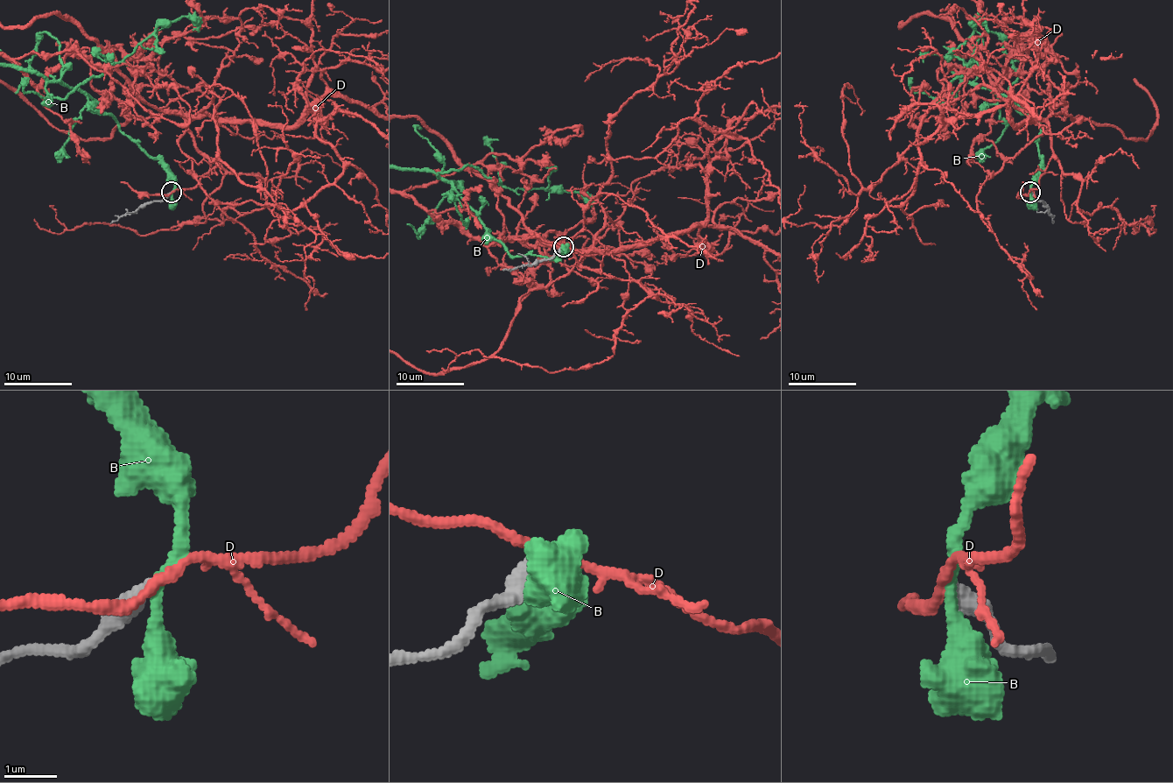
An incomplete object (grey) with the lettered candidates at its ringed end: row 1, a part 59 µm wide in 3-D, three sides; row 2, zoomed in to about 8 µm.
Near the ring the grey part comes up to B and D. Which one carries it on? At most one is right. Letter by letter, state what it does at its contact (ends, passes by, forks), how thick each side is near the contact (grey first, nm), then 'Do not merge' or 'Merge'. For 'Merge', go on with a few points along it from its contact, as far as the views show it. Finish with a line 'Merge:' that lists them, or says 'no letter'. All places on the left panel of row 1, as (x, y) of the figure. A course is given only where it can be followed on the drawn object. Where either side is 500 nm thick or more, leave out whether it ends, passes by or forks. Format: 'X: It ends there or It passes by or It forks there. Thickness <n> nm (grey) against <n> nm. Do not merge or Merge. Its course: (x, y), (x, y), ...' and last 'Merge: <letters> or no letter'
B: It passes by. Thickness 400 nm (grey) against 240 nm. Do not merge
D: It passes by. Thickness 380 nm (grey) against 180 nm. Do not merge
Merge: no letter

